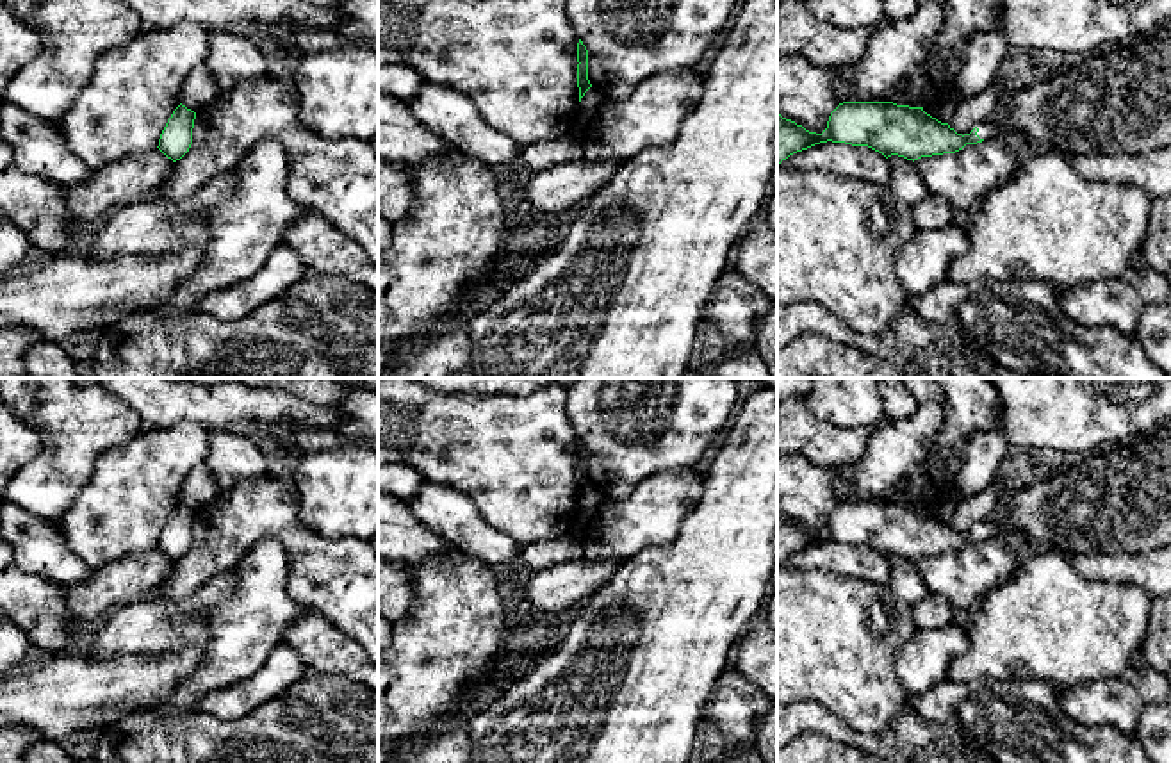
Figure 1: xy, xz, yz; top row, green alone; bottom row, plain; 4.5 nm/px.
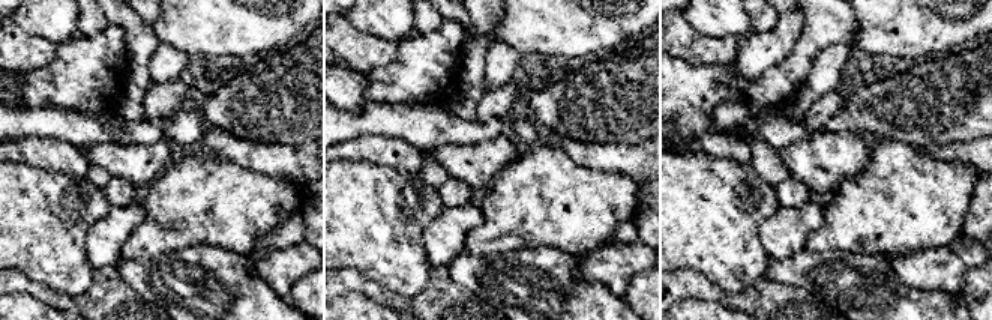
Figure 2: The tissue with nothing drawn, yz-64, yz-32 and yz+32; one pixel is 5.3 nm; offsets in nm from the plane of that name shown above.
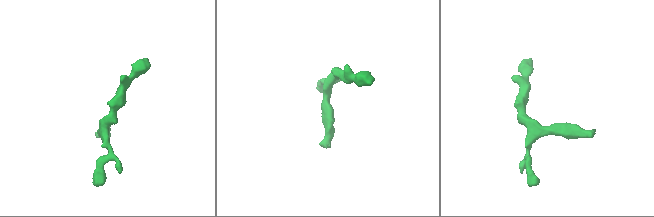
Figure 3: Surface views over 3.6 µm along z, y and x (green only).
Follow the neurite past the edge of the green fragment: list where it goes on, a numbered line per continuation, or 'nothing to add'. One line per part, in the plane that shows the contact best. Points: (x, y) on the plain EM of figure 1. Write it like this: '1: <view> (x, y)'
1: yz (1120, 501)

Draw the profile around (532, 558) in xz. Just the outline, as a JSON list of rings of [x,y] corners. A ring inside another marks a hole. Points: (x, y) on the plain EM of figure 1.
[[[579,531],[558,540],[542,540],[519,549],[517,563],[526,574],[538,572],[549,565],[576,562],[583,558],[585,542]]]

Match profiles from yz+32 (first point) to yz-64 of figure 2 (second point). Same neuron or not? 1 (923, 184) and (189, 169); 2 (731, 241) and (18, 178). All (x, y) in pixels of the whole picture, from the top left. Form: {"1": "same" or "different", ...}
{"1": "same", "2": "same"}

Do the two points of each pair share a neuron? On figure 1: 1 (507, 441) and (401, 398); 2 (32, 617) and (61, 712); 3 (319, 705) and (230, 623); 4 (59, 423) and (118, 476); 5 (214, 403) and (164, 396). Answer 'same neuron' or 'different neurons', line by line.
1: same neuron
2: different neurons
3: different neurons
4: different neurons
5: same neuron

